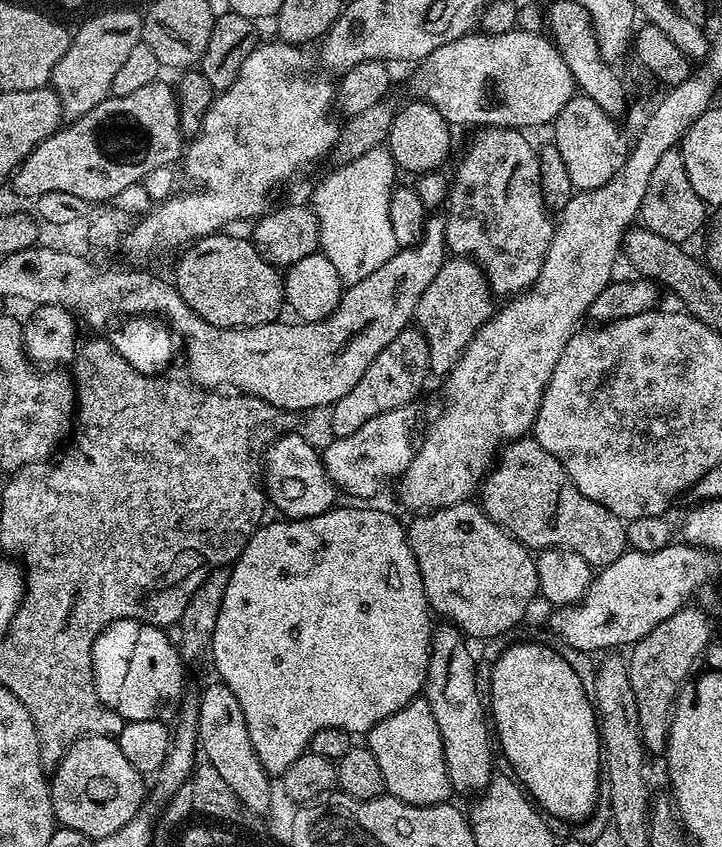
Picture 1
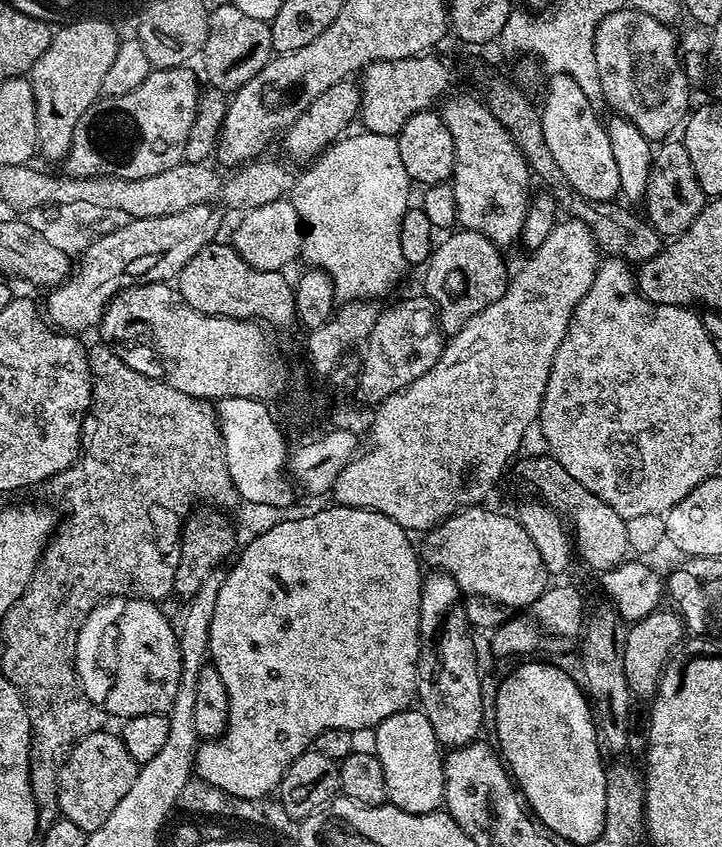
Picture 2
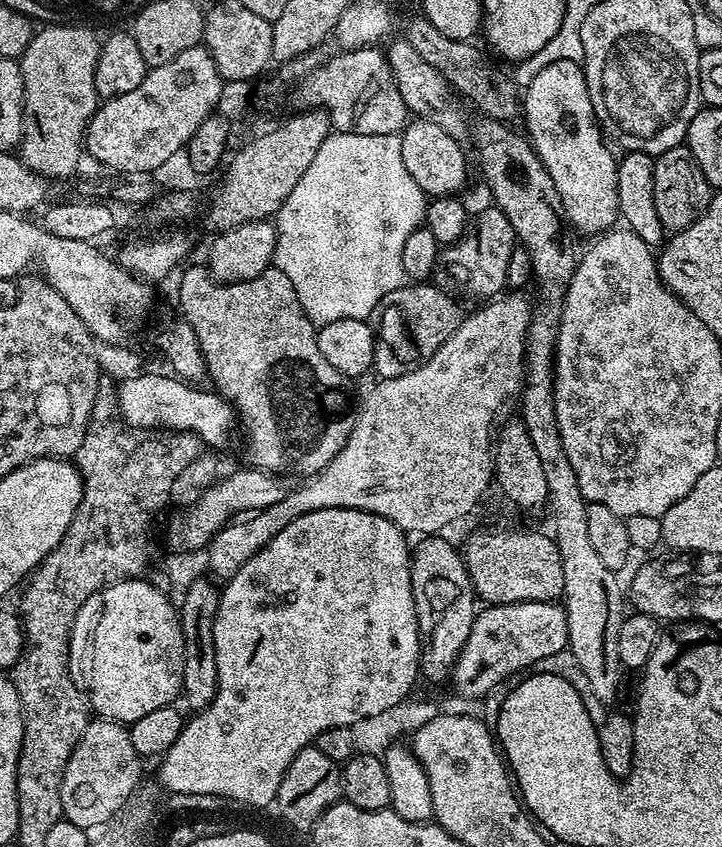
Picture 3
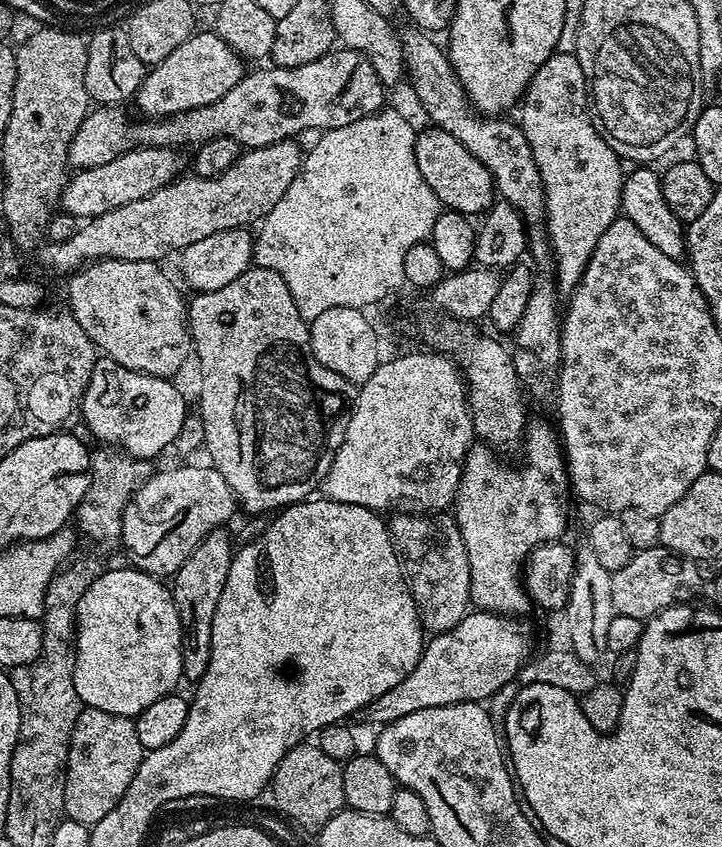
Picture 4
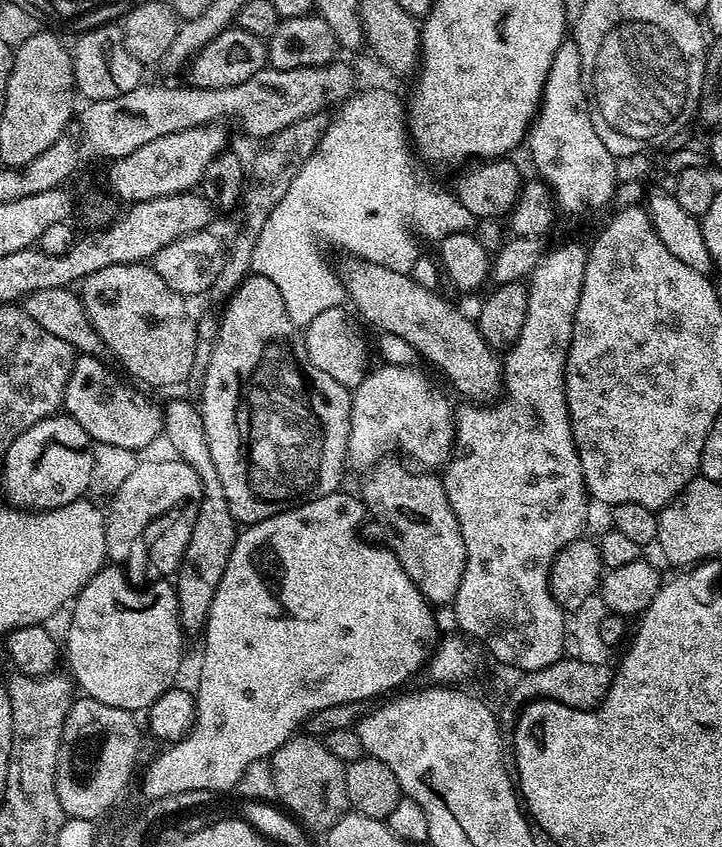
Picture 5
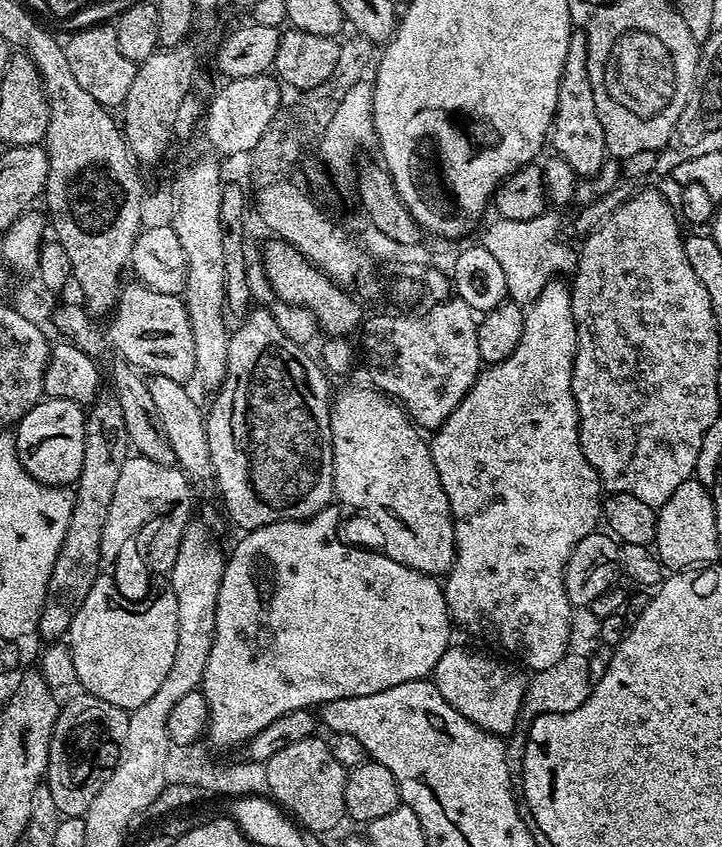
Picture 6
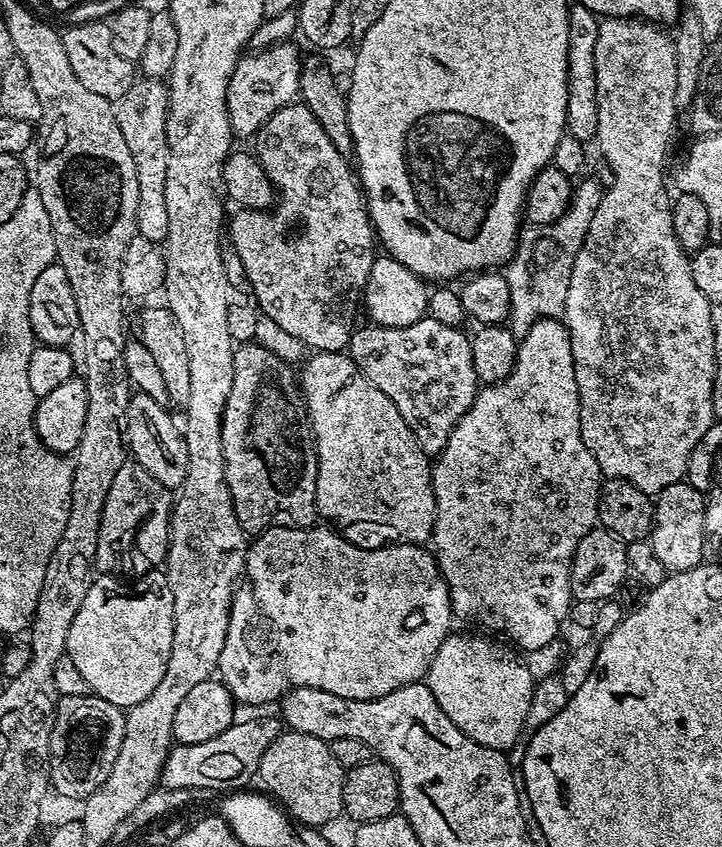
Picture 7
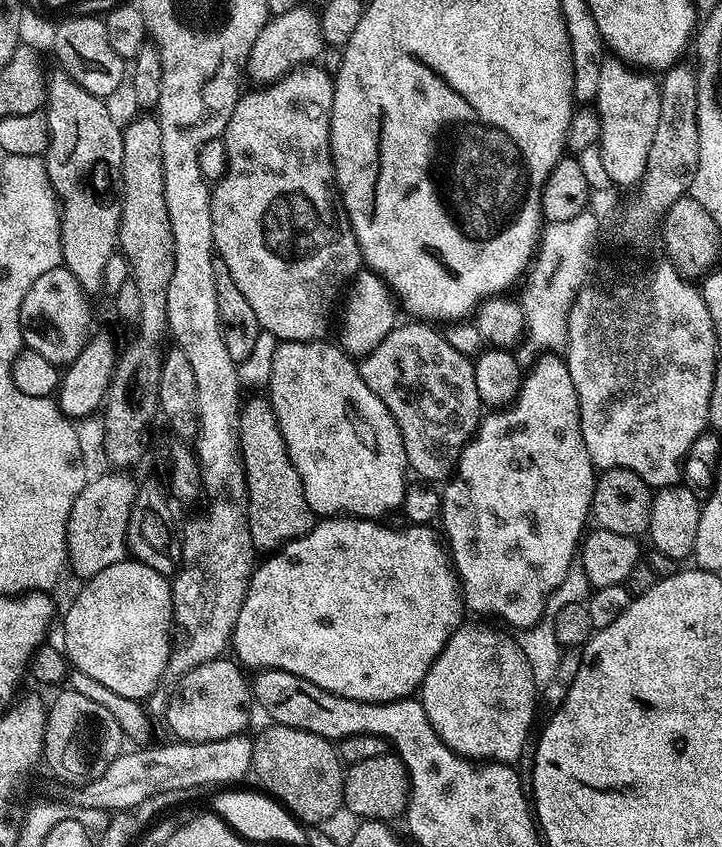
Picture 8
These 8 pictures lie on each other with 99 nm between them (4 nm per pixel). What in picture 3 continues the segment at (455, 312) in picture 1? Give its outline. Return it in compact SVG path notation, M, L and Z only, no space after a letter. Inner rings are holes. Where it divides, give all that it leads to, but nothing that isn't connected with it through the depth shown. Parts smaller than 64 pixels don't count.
M487 206L480 213L473 215L468 221L466 230L453 244L447 245L441 251L439 267L444 268L448 275L448 280L456 288L461 288L468 296L488 296L484 298L496 298L505 291L506 288L506 266L510 266L510 254L518 246L518 241L506 214L495 206Z

